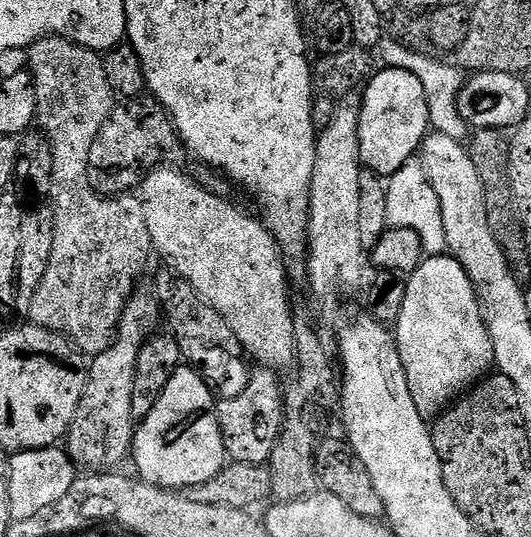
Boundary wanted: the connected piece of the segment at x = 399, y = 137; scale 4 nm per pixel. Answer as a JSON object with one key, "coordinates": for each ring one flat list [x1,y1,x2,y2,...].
{"coordinates":[[385,67,383,71,377,71,363,89,364,102,360,102,358,106,358,136,361,165,367,171,369,168,384,176,383,178,390,178,421,151,421,145,430,132,430,123,426,90,423,89,422,82,406,69]]}

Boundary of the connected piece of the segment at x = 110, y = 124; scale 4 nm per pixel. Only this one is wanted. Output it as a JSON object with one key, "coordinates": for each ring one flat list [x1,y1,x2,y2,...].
{"coordinates":[[145,94,139,98,128,98,117,103,106,118,94,146,90,150,90,182,102,196,123,196,141,187,149,172,161,167,167,156,181,147,180,134,172,117,156,101,155,96]]}

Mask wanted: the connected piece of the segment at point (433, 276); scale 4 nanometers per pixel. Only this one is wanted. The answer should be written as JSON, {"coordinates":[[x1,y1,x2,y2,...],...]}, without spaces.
{"coordinates":[[450,254,428,256,409,275,401,316,394,323,394,335,406,370,410,398,414,398,421,418,429,422,435,421,449,405,465,395,494,364,494,346,476,298,476,287,470,282,468,271]]}

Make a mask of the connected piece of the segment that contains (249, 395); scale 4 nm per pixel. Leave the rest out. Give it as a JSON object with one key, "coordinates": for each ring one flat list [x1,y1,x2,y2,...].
{"coordinates":[[257,375,248,383,246,390,233,400,220,400,218,415,220,429,224,435,224,451,237,464,267,465,272,458,272,451,280,437,280,427,284,424,284,398,282,384,275,380,275,375]]}

